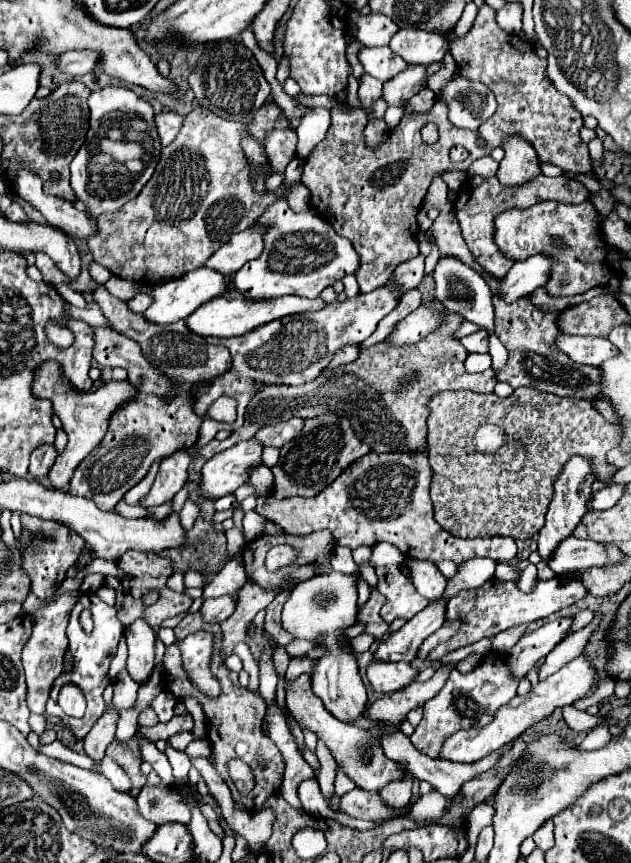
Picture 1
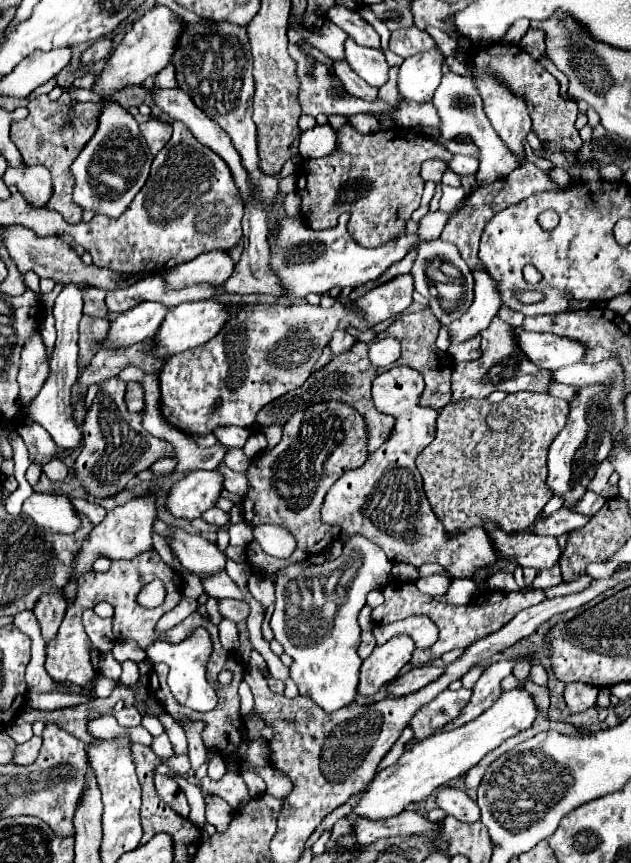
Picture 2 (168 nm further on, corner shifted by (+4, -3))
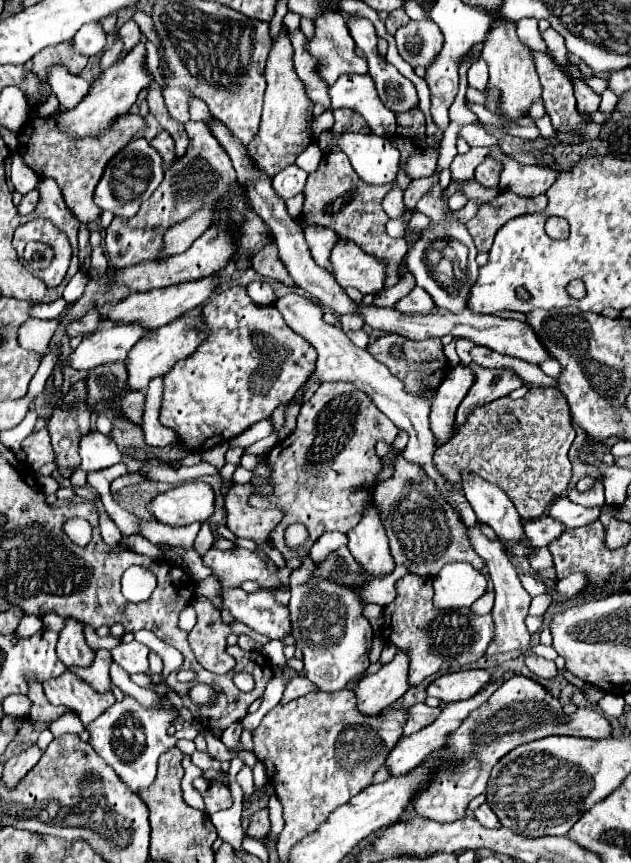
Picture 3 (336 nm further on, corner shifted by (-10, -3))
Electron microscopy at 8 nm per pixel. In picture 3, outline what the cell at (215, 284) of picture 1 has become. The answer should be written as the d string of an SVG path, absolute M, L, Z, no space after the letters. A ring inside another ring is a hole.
M140 325L102 327L98 333L82 339L82 343L70 353L68 363L74 369L94 369L104 363L126 361L126 353L130 353L146 333L150 333L150 329L142 329Z

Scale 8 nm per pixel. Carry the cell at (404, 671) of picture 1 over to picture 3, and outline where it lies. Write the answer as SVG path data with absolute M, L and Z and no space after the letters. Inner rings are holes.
M466 669L466 671L446 673L438 679L434 679L426 687L426 695L438 697L444 703L462 701L462 699L470 699L474 693L478 693L488 681L490 681L490 675L484 669Z

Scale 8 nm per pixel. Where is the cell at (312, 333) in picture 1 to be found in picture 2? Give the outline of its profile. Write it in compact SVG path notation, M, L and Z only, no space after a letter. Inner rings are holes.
M400 275L380 287L368 291L358 301L350 301L360 311L352 311L342 303L334 303L330 309L314 307L308 303L302 305L262 305L262 303L242 303L240 309L230 311L230 319L224 323L220 333L212 337L208 343L198 345L196 349L188 349L176 357L170 357L164 363L164 371L160 371L160 411L162 417L186 435L206 435L222 425L238 425L252 427L256 423L258 411L282 397L284 393L296 389L310 377L310 369L320 357L320 349L330 343L332 333L336 329L346 331L348 327L356 327L360 331L370 329L372 325L386 321L394 315L404 313L412 303L412 275Z

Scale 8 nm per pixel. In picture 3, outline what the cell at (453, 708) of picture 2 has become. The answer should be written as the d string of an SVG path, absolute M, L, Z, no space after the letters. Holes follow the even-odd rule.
M416 703L408 709L408 721L404 725L404 735L412 735L418 729L424 729L426 725L434 723L438 719L438 713L442 713L442 707L428 707L426 703Z

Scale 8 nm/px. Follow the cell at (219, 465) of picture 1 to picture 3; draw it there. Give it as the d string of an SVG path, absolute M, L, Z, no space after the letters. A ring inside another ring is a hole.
M190 481L190 483L184 483L184 485L178 485L178 487L172 487L168 489L166 493L158 495L150 505L148 505L150 513L166 523L166 525L172 525L172 527L180 527L180 525L190 525L194 521L206 521L212 513L214 513L214 489L204 483L204 481Z

